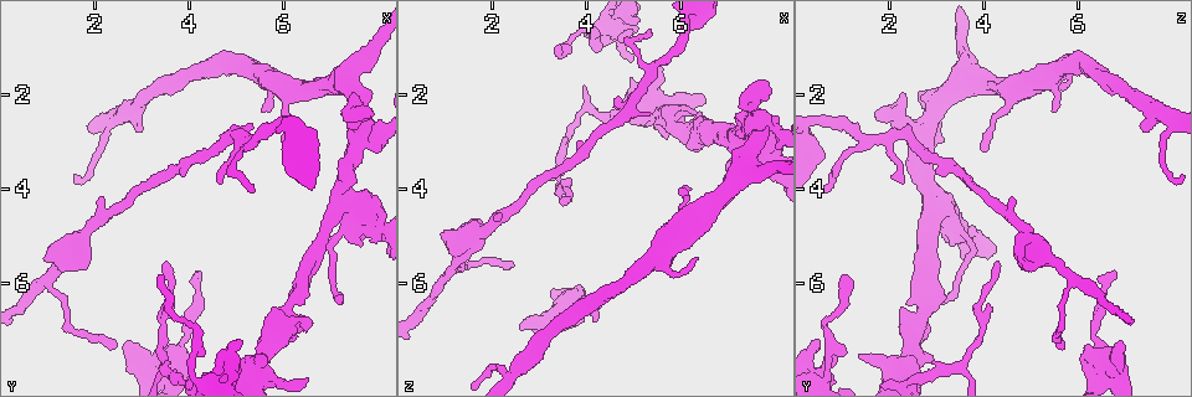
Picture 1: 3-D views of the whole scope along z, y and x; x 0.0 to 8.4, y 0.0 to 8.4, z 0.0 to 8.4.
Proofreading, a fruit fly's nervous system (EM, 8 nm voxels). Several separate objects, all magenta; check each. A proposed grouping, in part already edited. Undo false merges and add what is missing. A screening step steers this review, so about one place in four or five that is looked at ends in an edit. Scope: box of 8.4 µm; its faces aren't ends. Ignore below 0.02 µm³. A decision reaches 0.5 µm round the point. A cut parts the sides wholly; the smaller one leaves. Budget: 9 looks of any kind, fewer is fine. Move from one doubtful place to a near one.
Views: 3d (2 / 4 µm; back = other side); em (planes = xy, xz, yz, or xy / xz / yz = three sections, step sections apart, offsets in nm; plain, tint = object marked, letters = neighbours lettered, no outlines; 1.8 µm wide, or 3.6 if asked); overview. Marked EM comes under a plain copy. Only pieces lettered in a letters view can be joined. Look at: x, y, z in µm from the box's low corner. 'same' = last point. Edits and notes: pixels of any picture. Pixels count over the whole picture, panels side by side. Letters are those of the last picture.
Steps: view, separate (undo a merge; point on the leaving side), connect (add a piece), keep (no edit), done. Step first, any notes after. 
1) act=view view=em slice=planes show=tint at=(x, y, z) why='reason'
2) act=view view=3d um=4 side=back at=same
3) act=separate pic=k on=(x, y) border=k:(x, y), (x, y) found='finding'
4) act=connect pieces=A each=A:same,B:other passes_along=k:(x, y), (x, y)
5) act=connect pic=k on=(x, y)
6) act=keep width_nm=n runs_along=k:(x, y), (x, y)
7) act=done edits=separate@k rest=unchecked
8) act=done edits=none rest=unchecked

act=view view=em slice=planes show=letters at=(3.40, 5.85, 1.10) why='thin end'

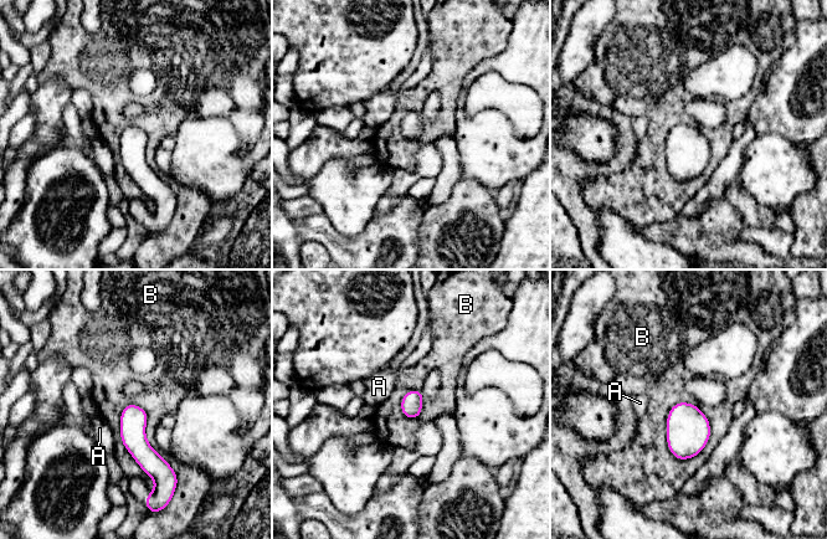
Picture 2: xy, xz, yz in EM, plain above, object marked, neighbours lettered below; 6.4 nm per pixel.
act=keep width_nm=140 each=A:other,B:other runs_along=2:(131, 406), (133, 439), (159, 478) found='none of them fits'

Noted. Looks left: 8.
act=view view=em slice=xz step=4 show=tint at=(4.65, 3.85, 2.35) why='branch stops here'

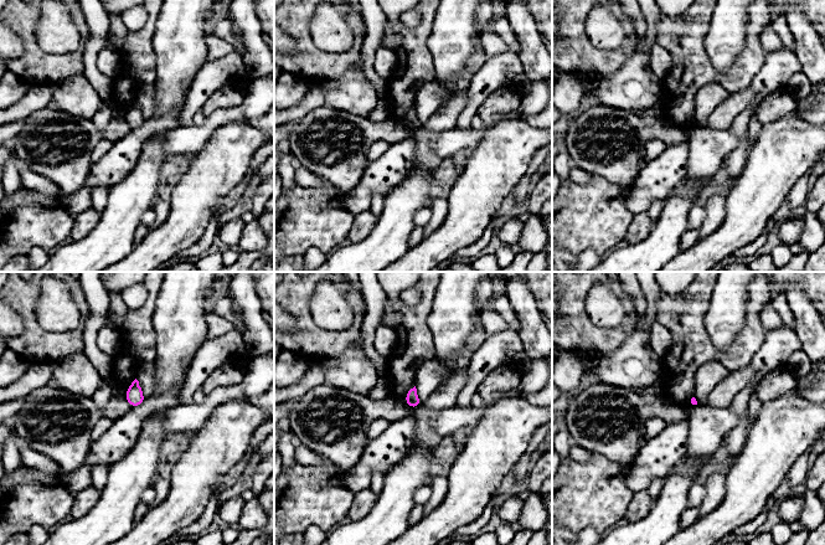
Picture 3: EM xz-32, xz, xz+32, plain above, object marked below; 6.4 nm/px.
act=view view=em slice=planes show=letters at=same

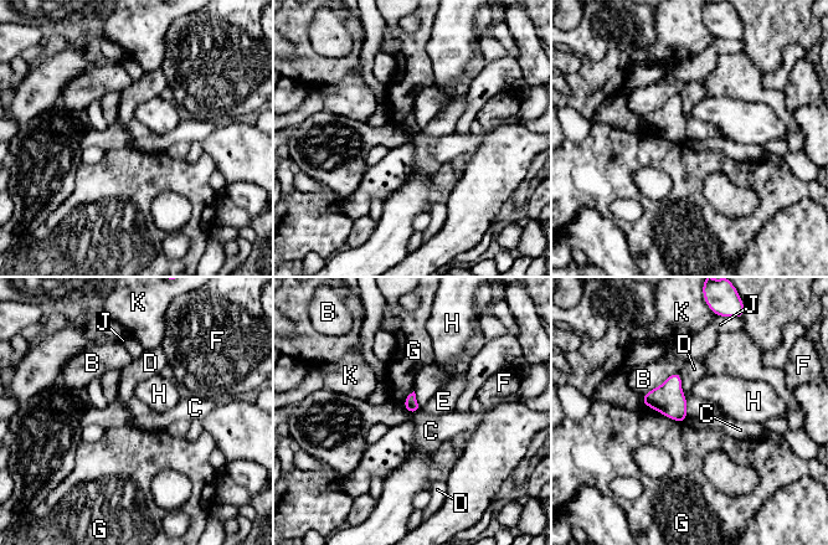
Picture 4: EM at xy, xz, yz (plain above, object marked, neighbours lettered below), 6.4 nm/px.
act=keep width_nm=90 each=B:other,C:other,D:other,E:other,F:other,G:other,H:other,J:other,K:other found='none of them fits'

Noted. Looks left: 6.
act=view view=em slice=planes show=letters at=(7.55, 2.80, 2.70) why='thin neck'

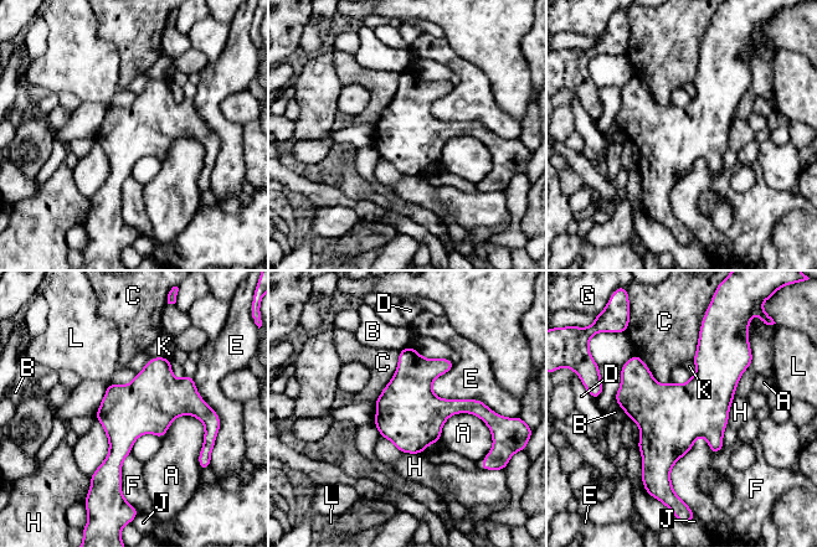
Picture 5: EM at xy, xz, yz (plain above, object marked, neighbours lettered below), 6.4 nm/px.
act=keep each=A:other,B:other,C:other,D:other,E:other,F:other,G:other,H:other,J:other,K:other,L:other border=5:(399, 352), (396, 371), (374, 401) found='one cell here'

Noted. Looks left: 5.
act=view view=em um=3.6 slice=xz step=16 show=tint at=(3.25, 7.75, 6.75) why='sudden change in width'

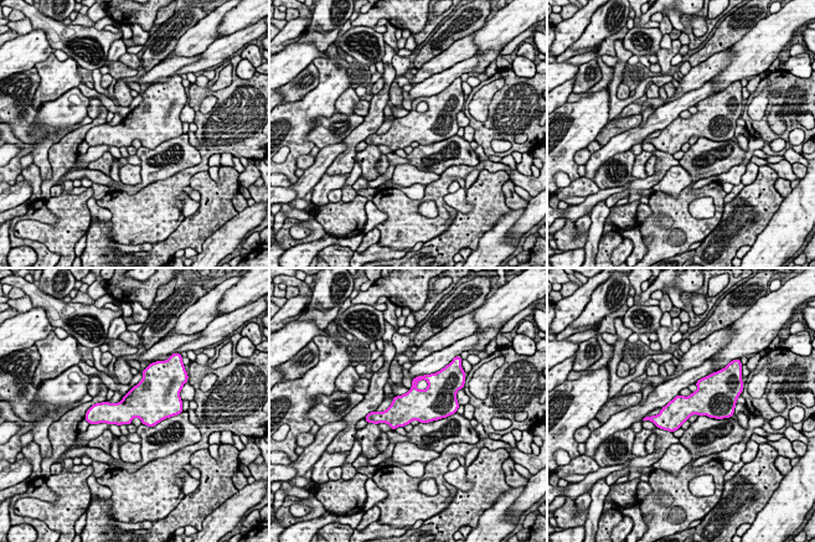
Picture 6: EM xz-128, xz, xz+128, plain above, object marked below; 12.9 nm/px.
act=view view=em um=3.6 slice=planes show=letters at=same why='cut it another way'

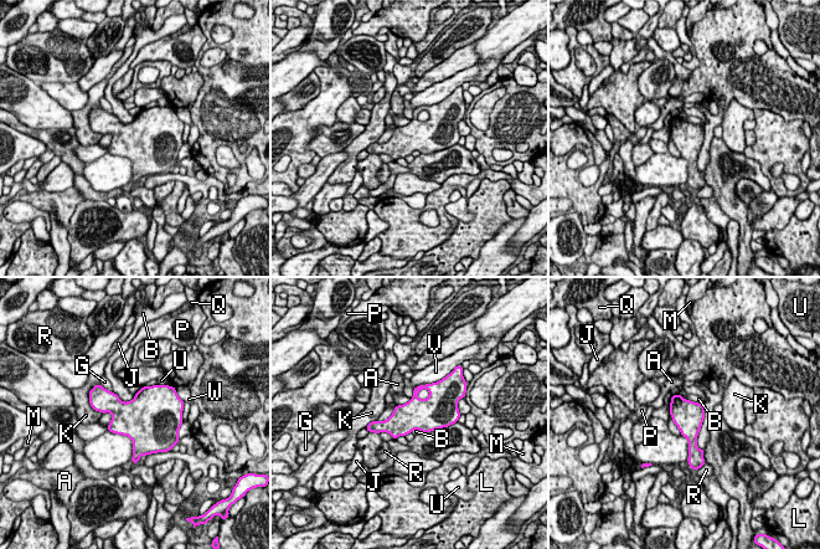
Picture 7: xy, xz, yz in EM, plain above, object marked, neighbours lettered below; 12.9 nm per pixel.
act=keep each=A:other,B:other,G:other,J:other,K:other,L:other,M:other,P:other,Q:other,R:other,U:other,V:other,W:other border=7:(112, 391), (124, 401), (135, 395) found='continuous, no second cell'

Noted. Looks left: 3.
act=done edits=none rest=unchecked

